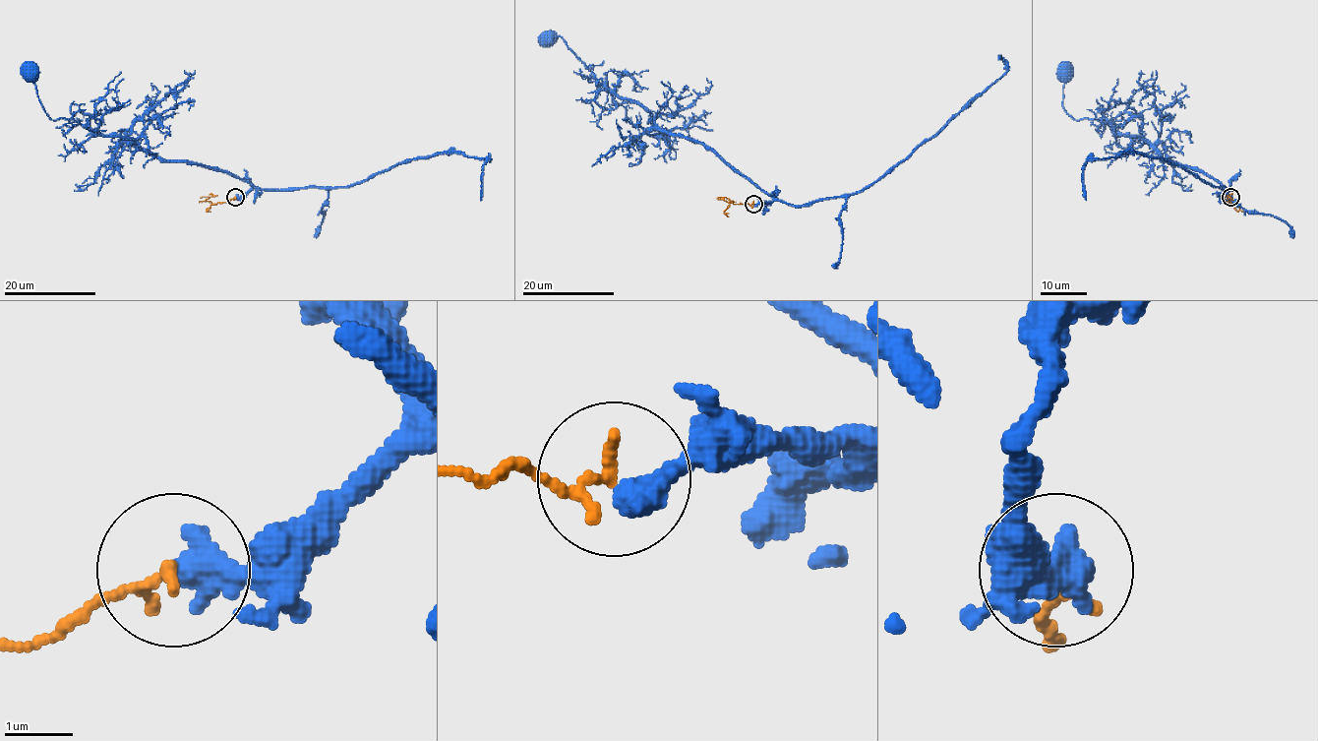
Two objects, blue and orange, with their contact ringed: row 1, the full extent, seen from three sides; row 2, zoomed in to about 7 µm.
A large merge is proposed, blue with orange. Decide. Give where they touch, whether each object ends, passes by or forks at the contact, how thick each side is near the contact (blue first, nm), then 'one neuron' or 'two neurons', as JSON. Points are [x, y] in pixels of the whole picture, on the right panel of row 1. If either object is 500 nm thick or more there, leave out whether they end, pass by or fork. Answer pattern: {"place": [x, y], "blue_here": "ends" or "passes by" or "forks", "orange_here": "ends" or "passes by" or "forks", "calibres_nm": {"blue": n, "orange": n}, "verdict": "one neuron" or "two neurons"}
{"place": [1230, 197], "calibres_nm": {"blue": 500, "orange": 190}, "verdict": "two neurons"}

